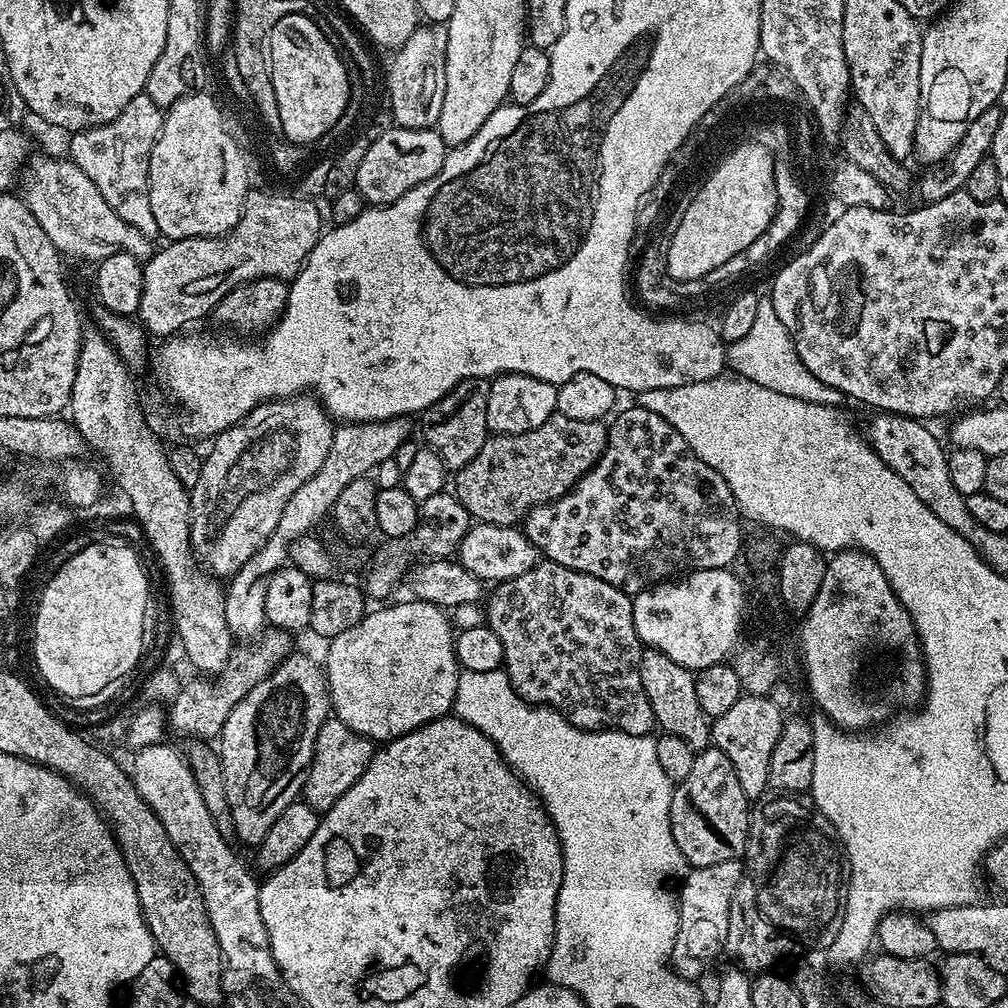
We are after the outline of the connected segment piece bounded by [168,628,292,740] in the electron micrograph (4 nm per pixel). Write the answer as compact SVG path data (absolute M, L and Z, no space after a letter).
M269 629L265 631L256 642L258 643L250 652L246 648L235 649L228 657L223 670L217 673L213 686L208 686L205 677L197 677L192 682L185 681L179 690L177 698L169 705L168 724L184 734L190 734L204 740L210 740L219 735L224 728L230 710L249 693L250 690L262 681L284 660L291 651L291 635L283 629Z

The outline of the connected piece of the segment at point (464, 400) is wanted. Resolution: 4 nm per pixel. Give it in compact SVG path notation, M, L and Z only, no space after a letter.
M472 376L469 380L456 383L437 404L431 404L423 413L423 443L438 453L445 468L459 470L470 462L470 458L474 458L474 454L478 454L478 450L482 450L490 435L486 422L486 406L489 402L489 381L483 376Z

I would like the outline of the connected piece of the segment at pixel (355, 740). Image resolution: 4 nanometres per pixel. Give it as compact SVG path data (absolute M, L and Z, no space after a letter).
M329 718L322 722L318 730L318 738L312 754L312 765L306 769L302 777L302 800L315 812L321 814L328 812L354 782L366 770L374 755L373 741L367 740L365 736L359 736L346 722Z

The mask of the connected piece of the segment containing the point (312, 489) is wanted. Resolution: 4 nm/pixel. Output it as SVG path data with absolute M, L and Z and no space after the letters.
M404 418L394 420L378 420L375 424L357 424L355 422L344 422L333 431L332 445L326 454L326 462L316 472L312 479L306 481L286 502L282 510L282 518L276 527L279 539L291 542L299 536L307 536L313 531L312 527L320 519L327 517L332 511L334 502L342 490L350 482L358 477L371 473L371 468L384 464L395 457L398 446L402 446L404 440L409 439L409 421Z

